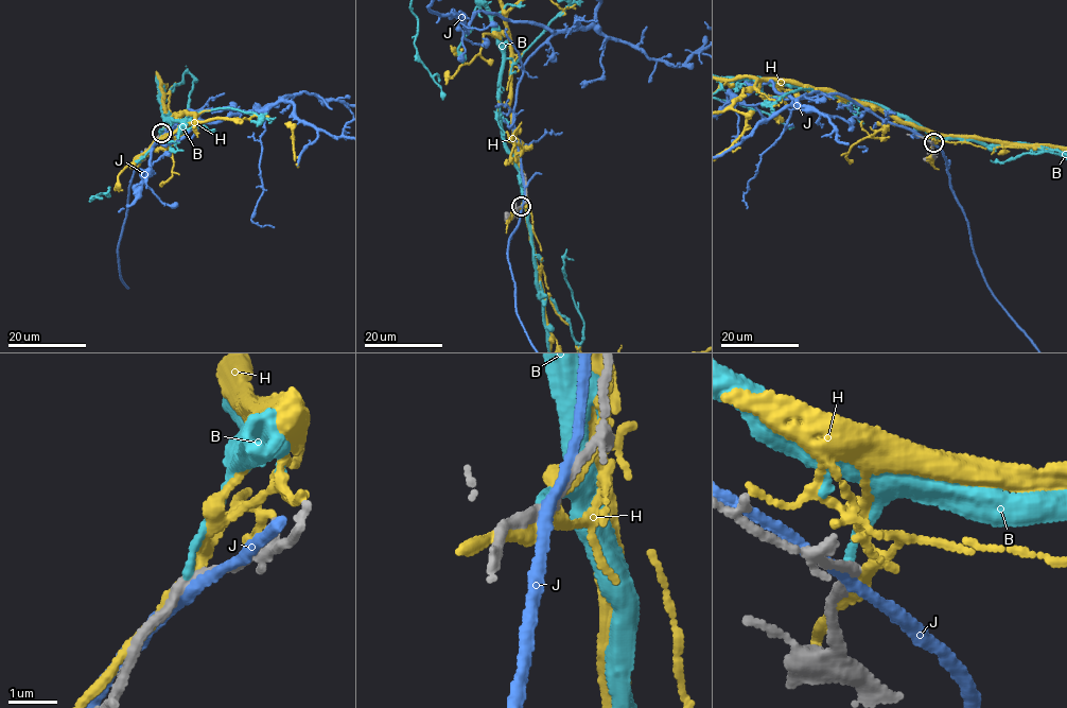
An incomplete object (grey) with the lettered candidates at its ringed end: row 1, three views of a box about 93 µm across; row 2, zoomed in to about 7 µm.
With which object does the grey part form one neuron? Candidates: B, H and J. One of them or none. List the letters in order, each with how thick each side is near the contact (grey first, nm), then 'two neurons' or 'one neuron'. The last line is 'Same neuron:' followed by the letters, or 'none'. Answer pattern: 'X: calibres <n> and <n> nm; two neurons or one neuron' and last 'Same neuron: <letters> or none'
B: calibres 200 and 140 nm; one neuron
H: calibres 200 and 220 nm; two neurons
J: calibres 200 and 220 nm; two neurons
Same neuron: B

